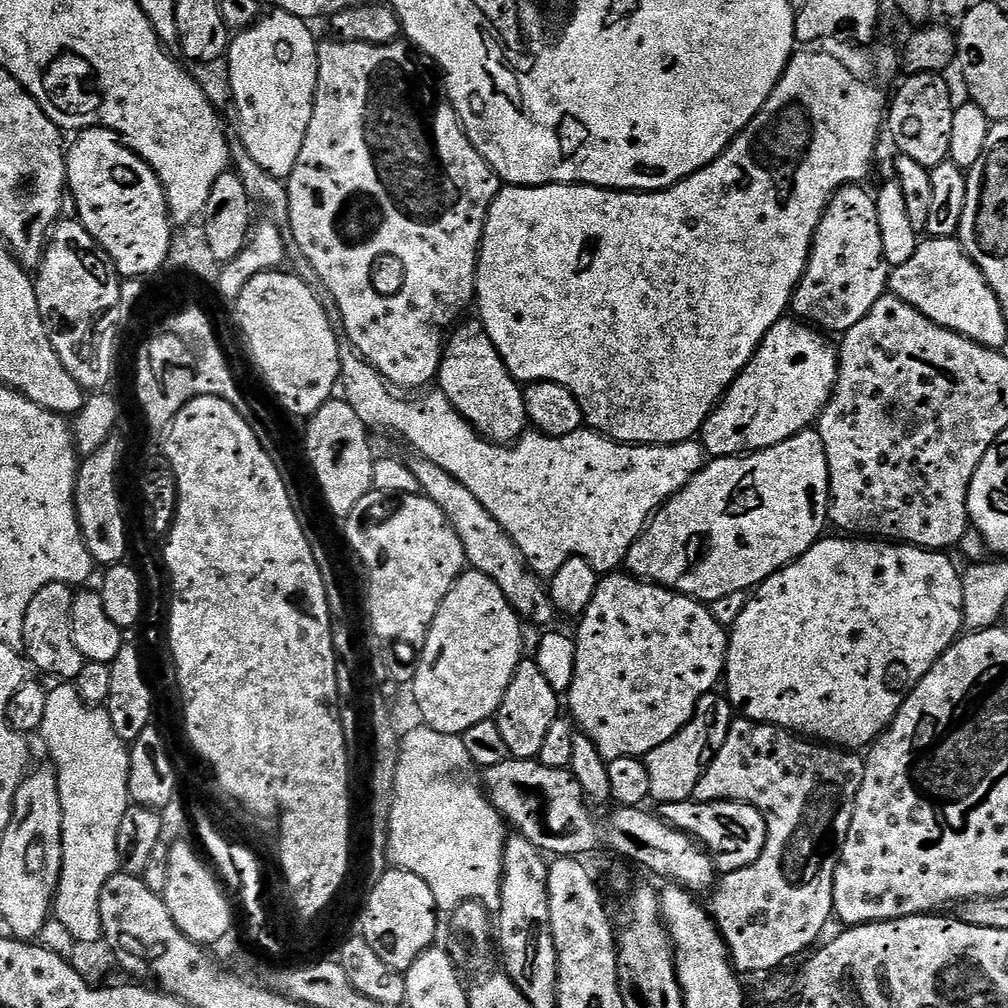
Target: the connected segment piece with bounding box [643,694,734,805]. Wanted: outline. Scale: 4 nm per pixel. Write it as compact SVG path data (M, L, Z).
M709 694L703 696L686 726L670 738L670 742L662 742L648 756L643 757L644 765L650 776L651 799L657 805L677 804L683 800L691 800L698 786L698 778L710 766L716 752L722 750L722 742L726 742L726 734L734 719L734 709L728 702L727 695Z

